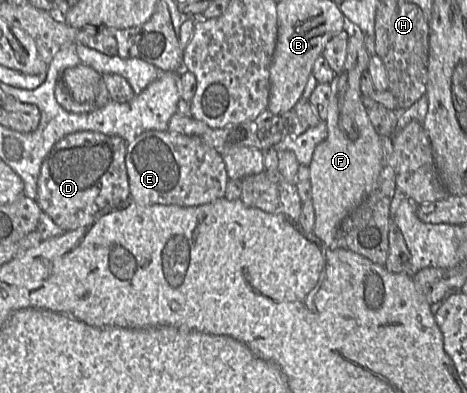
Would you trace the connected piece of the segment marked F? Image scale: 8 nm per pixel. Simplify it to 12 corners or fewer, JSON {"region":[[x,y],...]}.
{"region":[[349,37],[309,164],[313,233],[333,243],[383,168]]}

